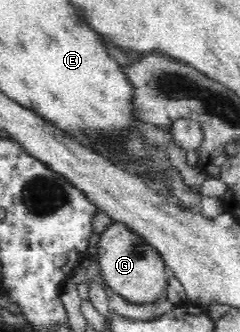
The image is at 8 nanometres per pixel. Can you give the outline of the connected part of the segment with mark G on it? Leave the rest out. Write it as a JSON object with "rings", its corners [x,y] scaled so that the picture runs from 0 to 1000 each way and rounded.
{"rings":[[[467,663],[413,705],[404,783],[425,825],[421,849],[529,910],[600,919],[671,904],[675,880],[700,858],[692,795],[658,753],[525,675]]]}

